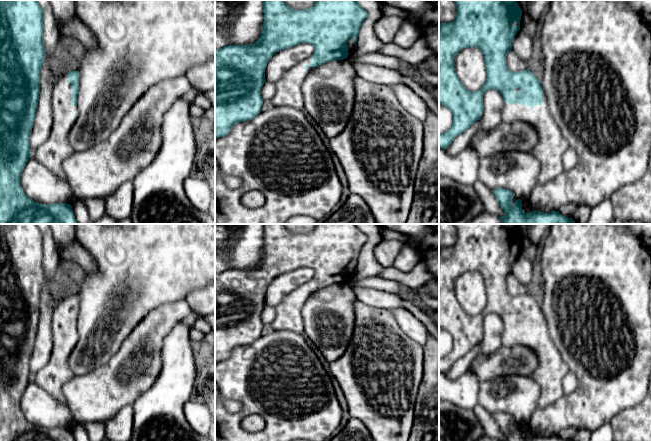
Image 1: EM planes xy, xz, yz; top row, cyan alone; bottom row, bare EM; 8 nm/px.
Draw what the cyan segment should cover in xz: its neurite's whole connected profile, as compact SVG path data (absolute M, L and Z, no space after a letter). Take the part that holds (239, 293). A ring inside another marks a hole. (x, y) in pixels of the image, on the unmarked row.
M263 224L263 236L264 236L264 245L263 245L262 256L261 256L260 262L254 268L229 269L221 273L215 273L215 362L226 360L232 354L233 350L236 347L250 345L261 336L261 332L262 332L263 325L264 325L261 320L261 313L265 306L265 293L267 291L268 285L272 282L272 280L275 279L277 276L284 274L288 271L292 271L300 267L310 267L315 272L314 277L307 283L302 284L301 286L299 286L298 288L291 291L285 296L283 304L276 308L276 316L272 324L272 330L275 330L275 331L287 330L287 331L292 331L294 333L303 334L304 327L303 327L302 309L303 309L303 306L306 300L309 298L309 296L312 293L320 289L323 289L330 285L346 283L351 277L353 277L362 247L369 240L367 235L356 224L316 224L314 229L311 232L304 233L304 234L294 234L290 232L285 227L285 224Z

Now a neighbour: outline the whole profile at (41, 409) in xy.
M36 380L30 381L24 391L21 410L28 422L41 428L66 427L72 430L79 424L66 403L51 396Z

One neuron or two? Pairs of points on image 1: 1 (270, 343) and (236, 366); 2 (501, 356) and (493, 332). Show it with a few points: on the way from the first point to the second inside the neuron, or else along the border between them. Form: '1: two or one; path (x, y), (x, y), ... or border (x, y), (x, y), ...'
1: one; path (262, 351), (247, 366), (244, 366)
2: two; border (502, 345), (489, 354), (479, 355)

